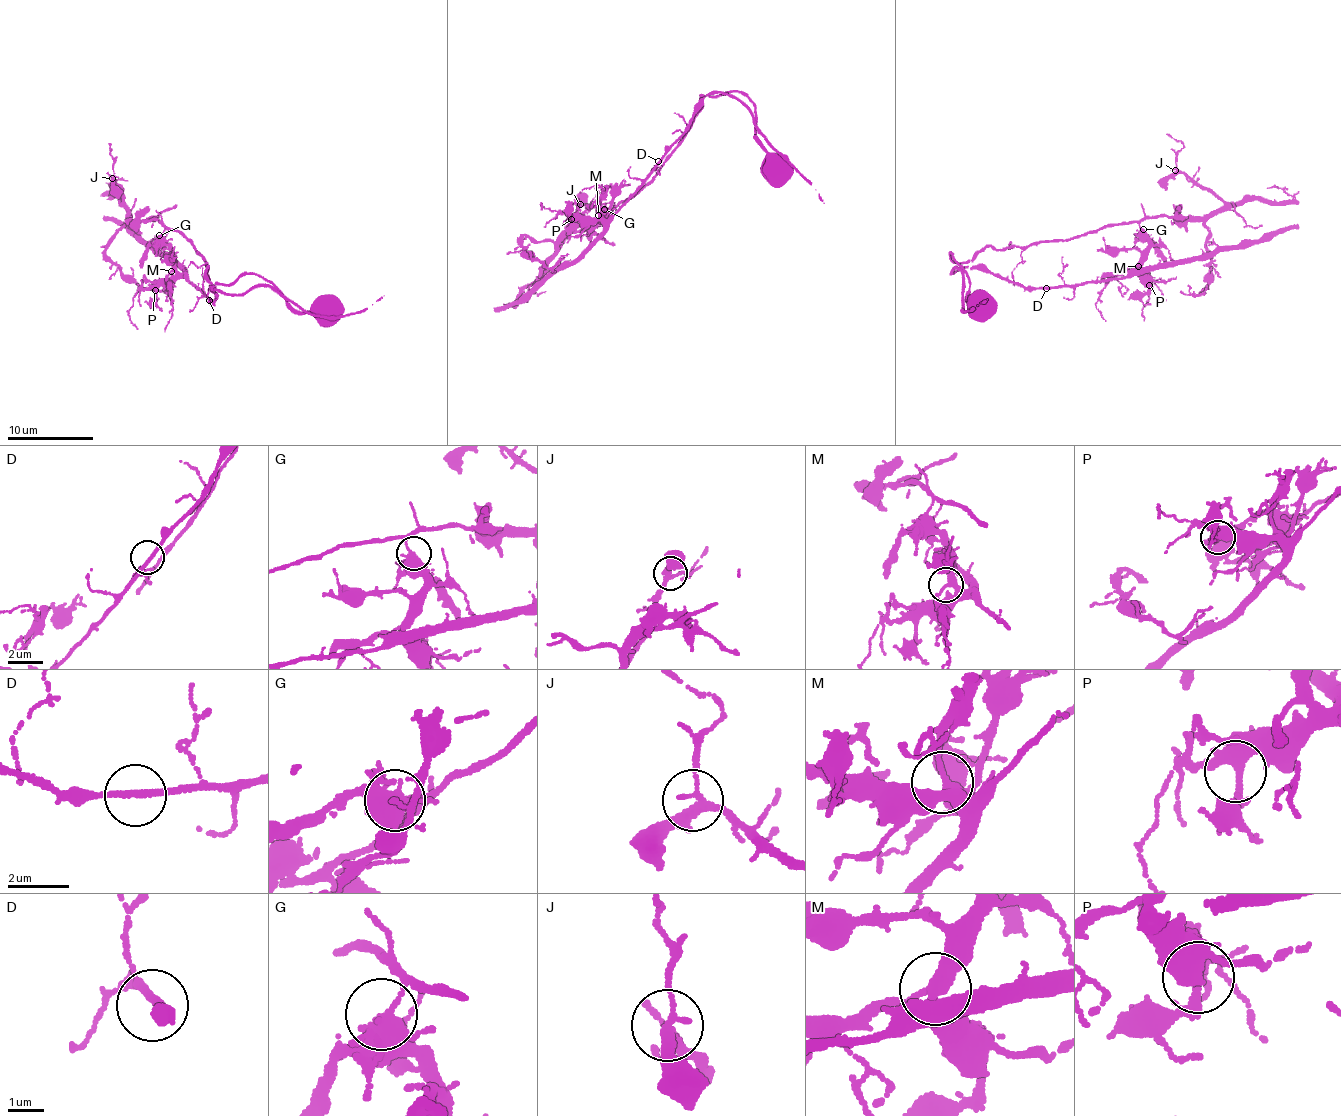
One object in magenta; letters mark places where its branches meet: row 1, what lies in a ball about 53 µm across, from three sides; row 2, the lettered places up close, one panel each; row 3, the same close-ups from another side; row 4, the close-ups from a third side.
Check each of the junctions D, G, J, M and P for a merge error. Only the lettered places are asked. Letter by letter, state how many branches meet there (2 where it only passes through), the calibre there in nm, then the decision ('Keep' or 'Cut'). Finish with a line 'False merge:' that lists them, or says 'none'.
D: Branches: 2. Thickness 190 nm. Keep
G: Branches: 4. Thickness 440 nm. Cut
J: Branches: 3. Thickness 260 nm. Keep
M: Branches: 3. Thickness 320 nm. Keep
P: Branches: 3. Thickness 380 nm. Keep
False merge: G

